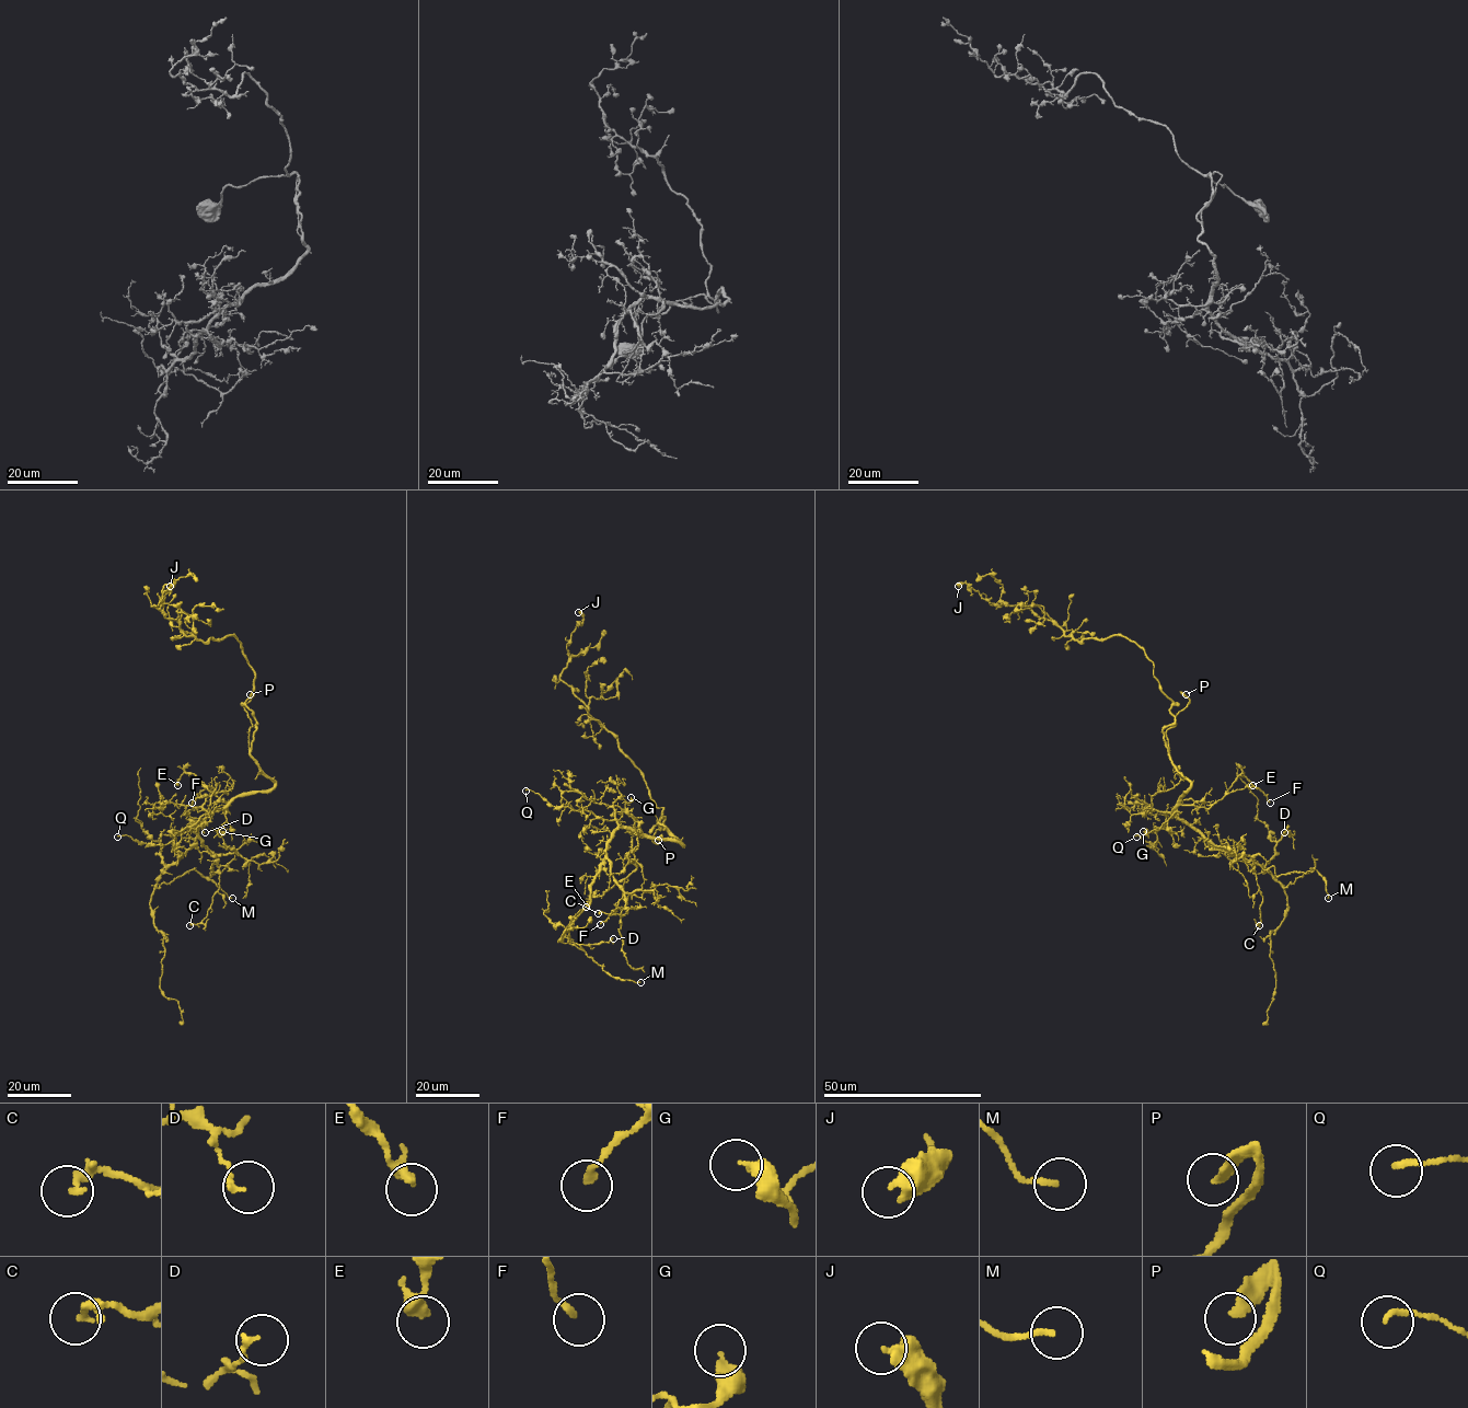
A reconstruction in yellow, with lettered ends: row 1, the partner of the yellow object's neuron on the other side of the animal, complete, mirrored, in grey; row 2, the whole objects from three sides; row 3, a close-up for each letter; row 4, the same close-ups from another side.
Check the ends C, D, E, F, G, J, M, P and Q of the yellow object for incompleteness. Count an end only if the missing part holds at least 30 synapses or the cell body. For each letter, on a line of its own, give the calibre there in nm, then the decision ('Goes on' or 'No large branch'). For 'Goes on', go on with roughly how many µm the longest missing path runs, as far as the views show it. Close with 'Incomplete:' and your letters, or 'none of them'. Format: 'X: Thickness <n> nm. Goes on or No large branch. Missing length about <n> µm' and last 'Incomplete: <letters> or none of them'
C: Thickness 280 nm. No large branch
D: Thickness 150 nm. No large branch
E: Thickness 260 nm. No large branch
F: Thickness 190 nm. No large branch
G: Thickness 400 nm. No large branch
J: Thickness 480 nm. No large branch
M: Thickness 150 nm. No large branch
P: Thickness 280 nm. Goes on. Missing length about 45 µm
Q: Thickness 130 nm. No large branch
Incomplete: P

